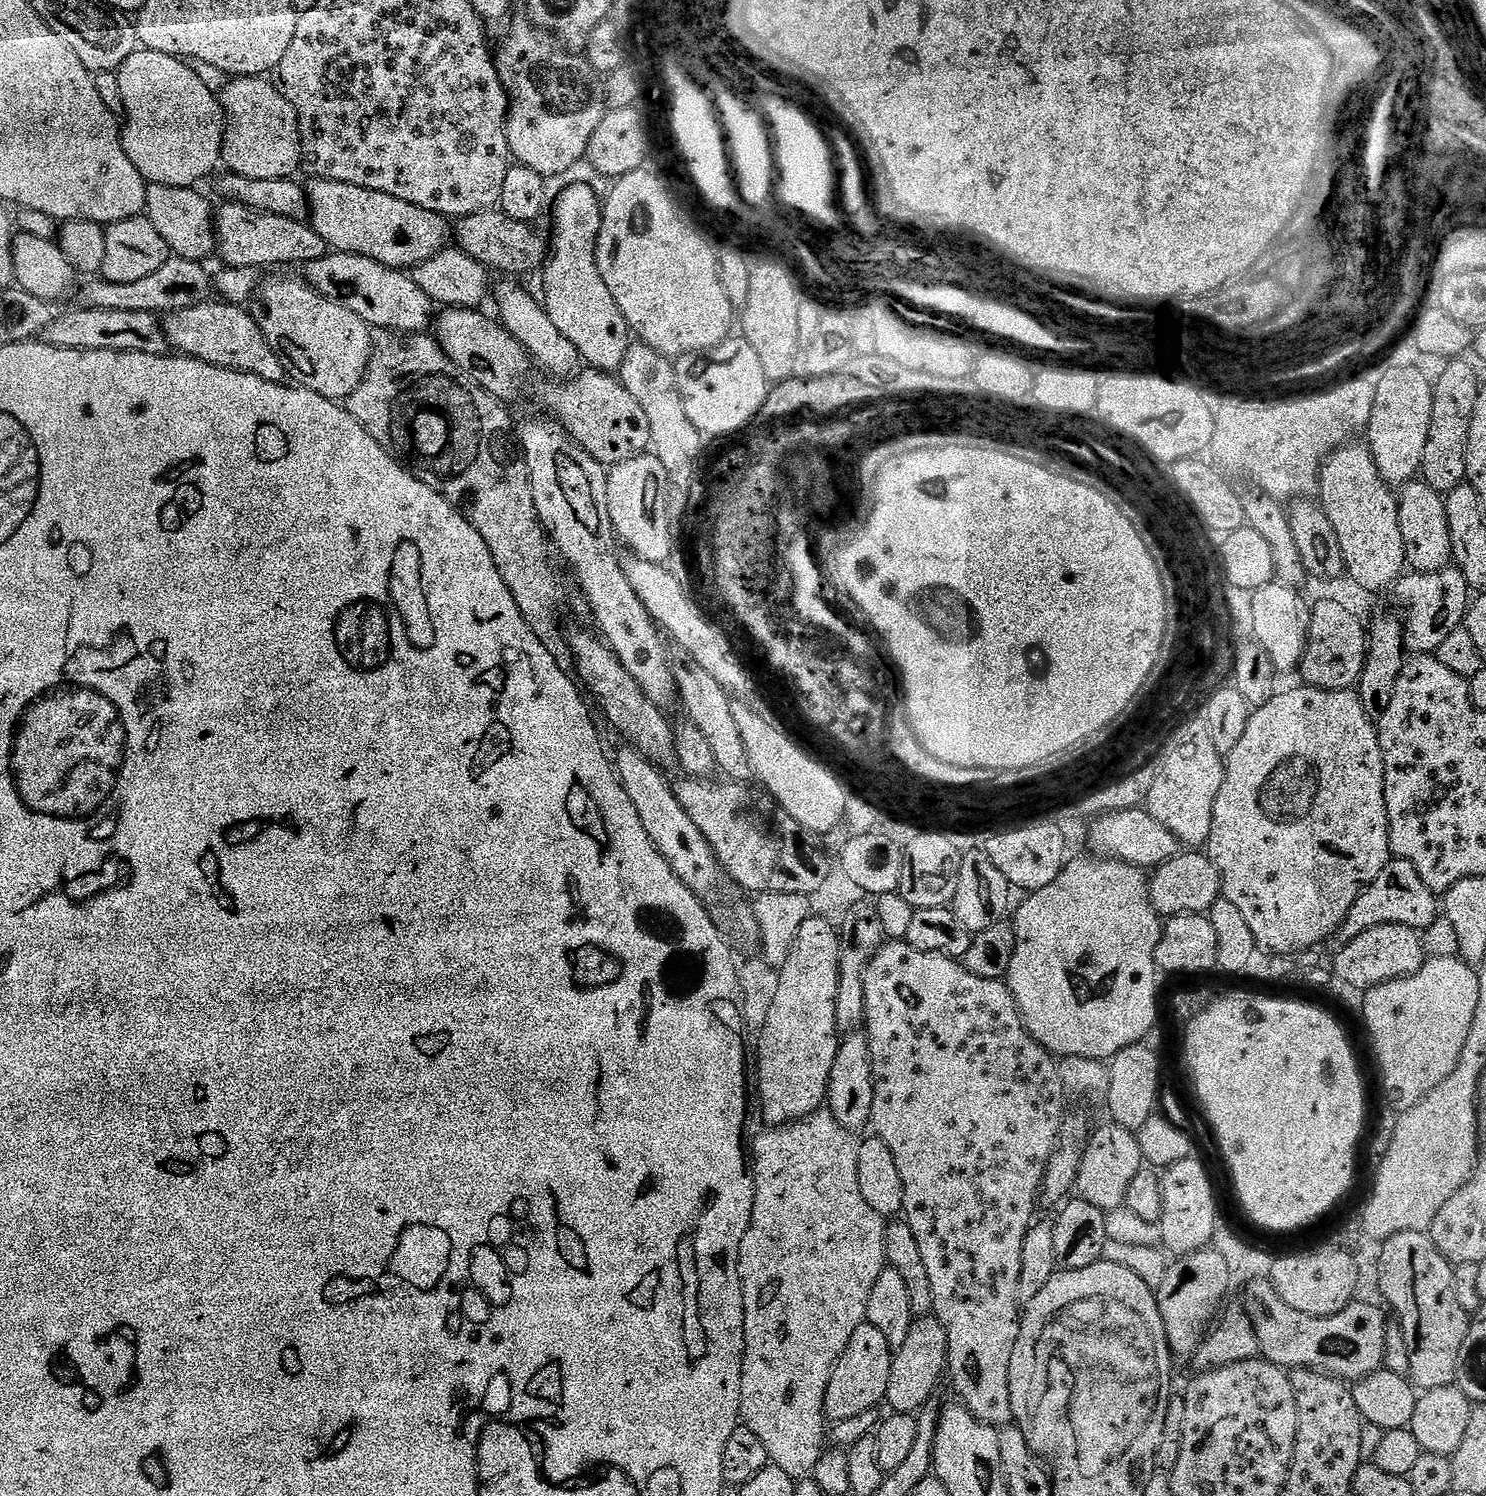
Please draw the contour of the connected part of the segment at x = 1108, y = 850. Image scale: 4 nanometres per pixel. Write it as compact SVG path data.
M1143 807L1127 808L1121 812L1106 812L1087 825L1088 844L1093 853L1101 858L1125 860L1141 870L1152 870L1172 860L1181 851L1182 845L1158 818L1154 818Z

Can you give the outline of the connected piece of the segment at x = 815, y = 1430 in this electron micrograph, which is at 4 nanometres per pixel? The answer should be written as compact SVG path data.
M819 1110L810 1113L809 1116L802 1116L799 1120L794 1120L790 1124L781 1124L779 1126L769 1127L768 1132L764 1132L756 1141L751 1141L750 1152L756 1155L756 1164L754 1160L754 1183L756 1185L756 1193L754 1194L754 1210L750 1218L750 1227L746 1230L746 1234L742 1238L742 1246L740 1247L740 1281L742 1282L742 1290L744 1291L744 1361L742 1362L742 1398L740 1399L740 1415L742 1417L743 1427L754 1430L754 1434L758 1434L758 1439L762 1442L762 1446L766 1446L768 1458L771 1463L776 1464L782 1470L786 1470L786 1474L790 1474L793 1478L808 1478L816 1471L816 1464L820 1460L820 1455L826 1451L826 1417L824 1415L824 1399L826 1398L826 1390L828 1383L832 1377L832 1370L836 1367L836 1361L840 1355L846 1350L846 1346L850 1342L850 1338L854 1334L854 1330L858 1325L865 1323L868 1314L868 1303L870 1302L870 1290L874 1290L874 1282L878 1282L878 1274L882 1274L882 1270L886 1267L884 1255L886 1254L886 1227L885 1217L878 1214L878 1210L874 1210L874 1206L870 1206L870 1202L866 1202L866 1198L862 1198L862 1186L858 1186L858 1140L855 1140L853 1133L840 1125L837 1120L832 1117L831 1112L827 1110Z

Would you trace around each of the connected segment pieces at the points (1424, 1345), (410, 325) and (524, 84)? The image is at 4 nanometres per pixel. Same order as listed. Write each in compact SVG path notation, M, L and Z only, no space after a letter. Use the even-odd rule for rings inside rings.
M1428 1232L1394 1234L1379 1248L1376 1280L1384 1295L1383 1303L1396 1311L1395 1319L1410 1356L1408 1376L1411 1383L1426 1392L1455 1384L1458 1354L1462 1354L1462 1342L1466 1342L1470 1313L1462 1310L1456 1297L1453 1264L1438 1250L1438 1246L1434 1246Z
M329 251L322 258L303 265L303 279L316 292L358 314L372 328L390 328L405 334L424 334L434 320L434 305L407 271L382 266L374 258L349 252Z
M531 22L523 23L510 29L500 49L497 47L494 52L496 69L508 95L508 150L515 163L534 170L539 176L551 178L570 171L579 160L581 163L585 159L588 142L606 111L604 93L598 80L596 84L598 76L587 55L569 50L551 32Z

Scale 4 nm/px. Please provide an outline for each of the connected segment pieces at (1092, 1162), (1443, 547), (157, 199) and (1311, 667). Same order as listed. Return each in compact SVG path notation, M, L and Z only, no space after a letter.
M1105 1122L1097 1132L1095 1129L1088 1137L1082 1166L1078 1170L1075 1191L1079 1199L1090 1202L1090 1206L1098 1206L1104 1213L1108 1213L1124 1206L1126 1189L1143 1164L1144 1159L1138 1150L1135 1132L1117 1124Z
M1417 478L1399 489L1398 526L1402 526L1402 546L1407 567L1414 572L1437 572L1453 563L1450 526L1444 496Z
M148 184L146 190L146 206L144 212L148 221L166 238L166 246L173 257L182 260L207 261L208 255L214 252L214 208L208 205L206 197L196 188L175 188L174 186L162 186L161 184Z
M1320 600L1311 605L1312 617L1308 641L1300 659L1298 676L1305 685L1325 688L1327 692L1342 692L1359 685L1360 675L1368 657L1366 624L1350 609L1336 600Z

